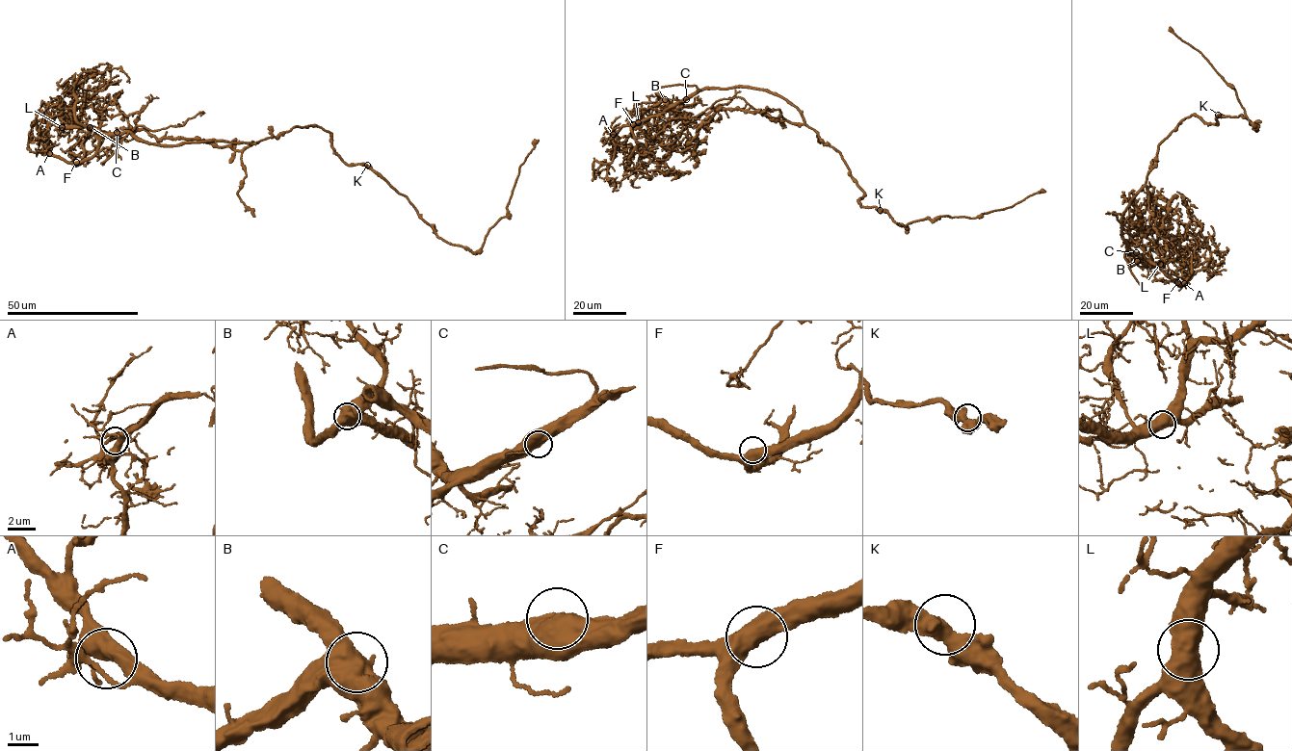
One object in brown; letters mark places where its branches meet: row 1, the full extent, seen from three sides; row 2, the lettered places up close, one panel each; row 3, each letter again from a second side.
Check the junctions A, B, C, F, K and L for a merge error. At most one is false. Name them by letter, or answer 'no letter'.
no letter

